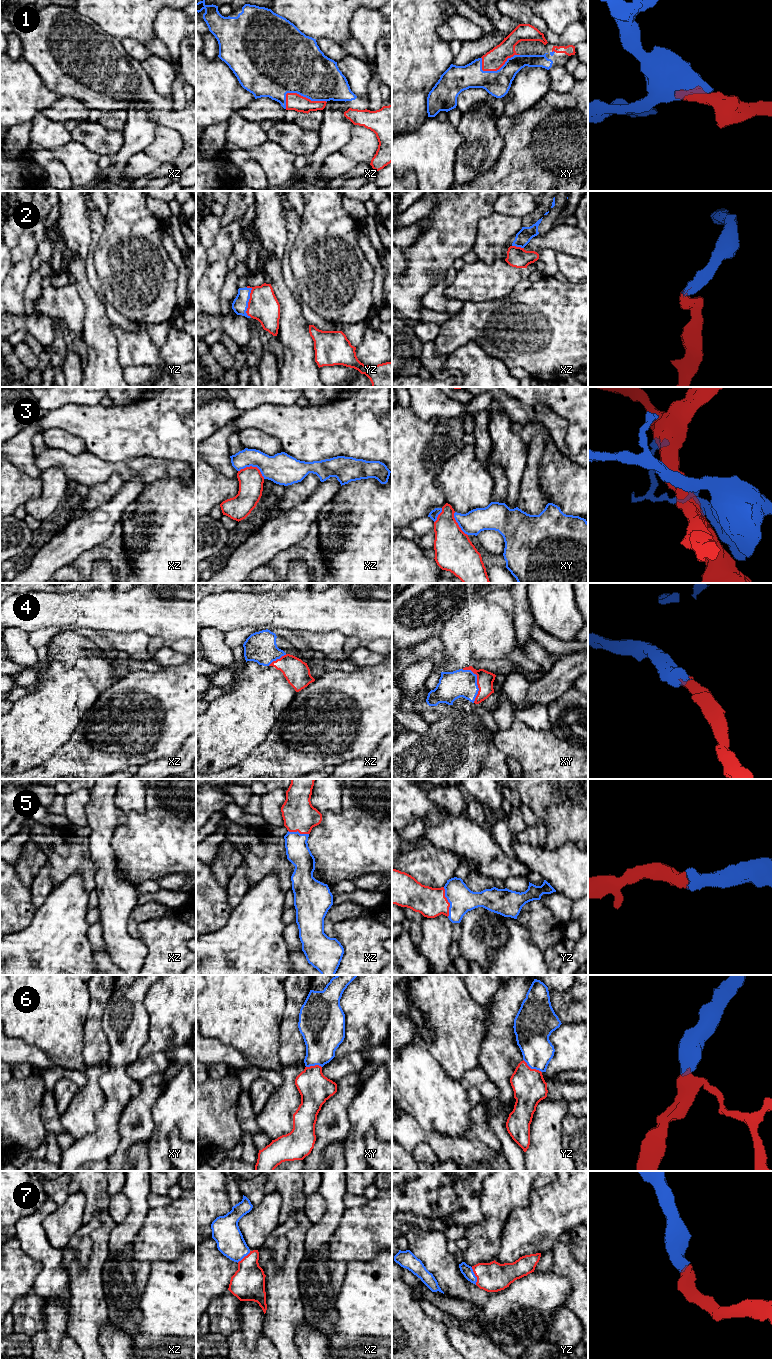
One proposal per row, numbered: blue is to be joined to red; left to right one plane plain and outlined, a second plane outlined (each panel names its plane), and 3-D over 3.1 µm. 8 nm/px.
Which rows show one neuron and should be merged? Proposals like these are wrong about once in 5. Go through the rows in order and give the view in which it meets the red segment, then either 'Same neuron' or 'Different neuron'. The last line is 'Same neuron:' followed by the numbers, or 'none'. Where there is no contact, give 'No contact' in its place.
1: Touches red in xz. Same neuron
2: Touches red in yz. Same neuron
3: Touches red in xz. Different neuron
4: Touches red in xy. Same neuron
5: Touches red in yz. Same neuron
6: Touches red in yz. Same neuron
7: Touches red in yz. Same neuron
Same neuron: 1, 2, 4, 5, 6, 7

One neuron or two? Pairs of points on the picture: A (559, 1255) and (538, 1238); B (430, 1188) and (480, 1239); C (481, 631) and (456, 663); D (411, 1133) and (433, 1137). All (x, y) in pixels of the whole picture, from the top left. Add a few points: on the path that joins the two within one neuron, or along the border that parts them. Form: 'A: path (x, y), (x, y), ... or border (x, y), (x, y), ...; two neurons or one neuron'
A: border (566, 1230), (550, 1249); two neurons
B: border (480, 1206), (481, 1219), (465, 1228); two neurons
C: path (473, 639), (459, 655); one neuron
D: path (416, 1134), (428, 1136); one neuron

